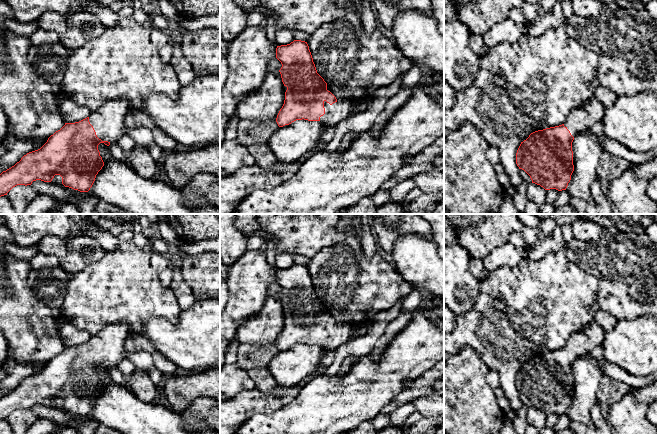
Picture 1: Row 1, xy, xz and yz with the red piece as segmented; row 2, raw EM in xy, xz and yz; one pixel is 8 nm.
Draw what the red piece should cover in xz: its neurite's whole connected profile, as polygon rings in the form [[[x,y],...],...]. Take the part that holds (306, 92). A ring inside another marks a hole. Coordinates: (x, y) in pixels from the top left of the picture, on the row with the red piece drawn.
[[[294,40],[290,44],[277,46],[276,58],[282,64],[279,72],[284,86],[287,87],[284,104],[276,118],[279,127],[304,119],[320,121],[327,129],[351,115],[353,102],[346,99],[337,100],[327,90],[327,83],[317,73],[307,42]]]

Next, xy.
[[[116,98],[106,102],[100,109],[75,123],[65,125],[53,135],[38,150],[24,155],[14,166],[0,174],[0,197],[17,185],[31,185],[33,181],[51,182],[55,175],[62,177],[65,187],[88,192],[92,187],[96,175],[104,166],[98,145],[104,143],[109,146],[117,143],[127,129],[124,124],[125,115],[130,110],[125,98]]]

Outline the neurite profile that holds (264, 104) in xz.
[[[278,70],[270,71],[264,77],[259,89],[241,100],[236,113],[240,120],[276,122],[285,100],[287,87]]]

